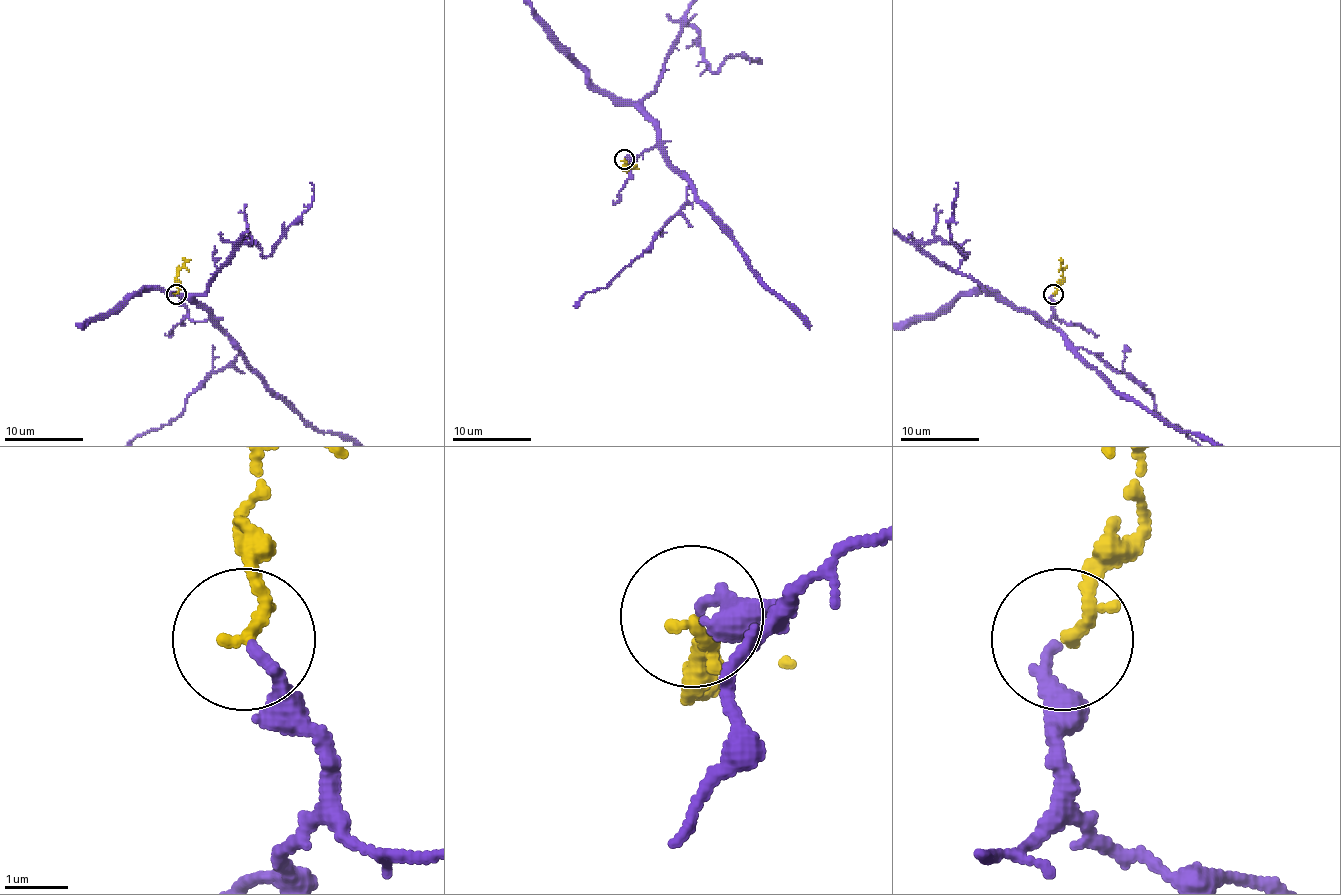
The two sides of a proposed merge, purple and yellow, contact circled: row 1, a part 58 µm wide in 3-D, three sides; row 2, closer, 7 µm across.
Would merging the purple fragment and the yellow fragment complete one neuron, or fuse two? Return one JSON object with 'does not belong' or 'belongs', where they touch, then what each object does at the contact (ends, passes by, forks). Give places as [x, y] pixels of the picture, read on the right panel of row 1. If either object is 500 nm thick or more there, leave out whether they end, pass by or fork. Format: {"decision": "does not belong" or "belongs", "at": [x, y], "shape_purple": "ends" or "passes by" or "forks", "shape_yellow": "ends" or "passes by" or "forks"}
{"decision": "belongs", "at": [1053, 294], "shape_purple": "ends", "shape_yellow": "ends"}

